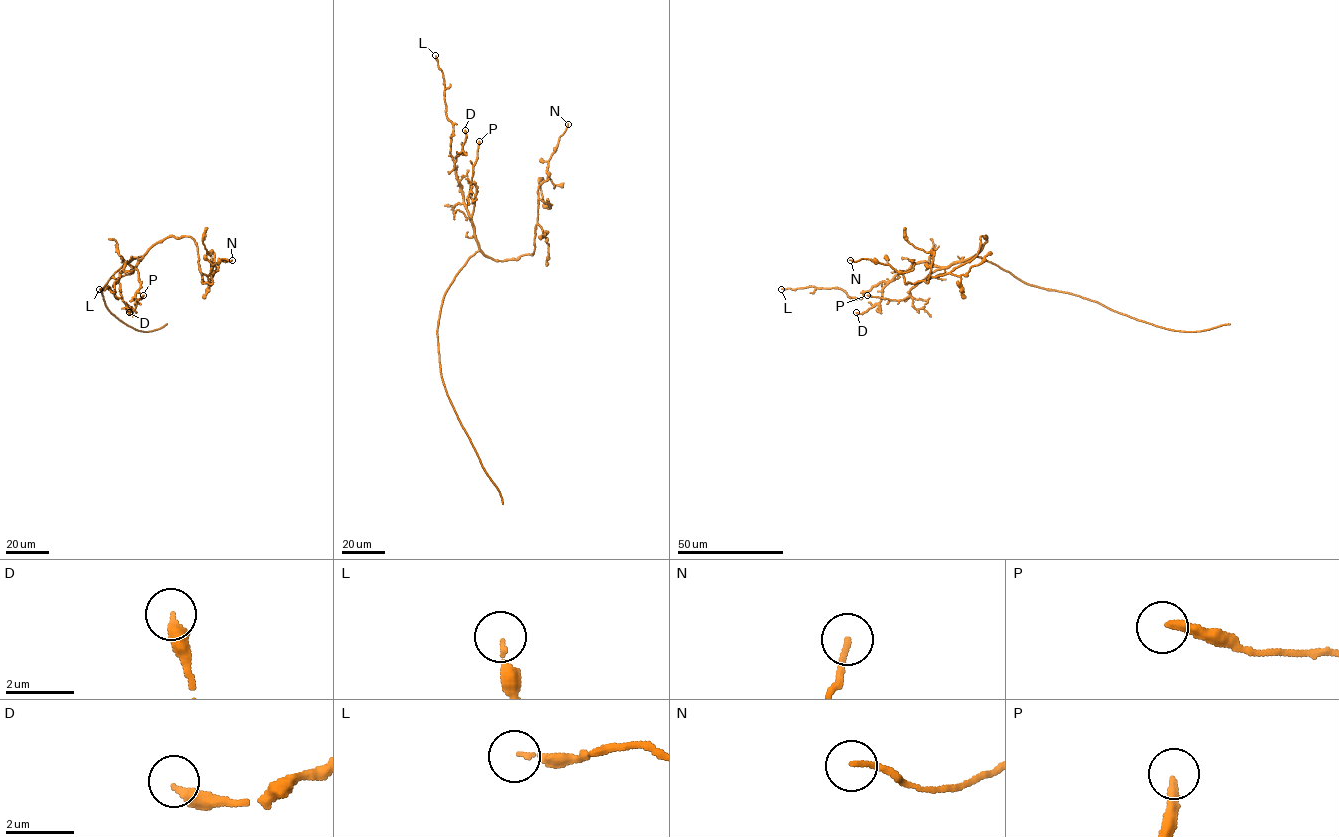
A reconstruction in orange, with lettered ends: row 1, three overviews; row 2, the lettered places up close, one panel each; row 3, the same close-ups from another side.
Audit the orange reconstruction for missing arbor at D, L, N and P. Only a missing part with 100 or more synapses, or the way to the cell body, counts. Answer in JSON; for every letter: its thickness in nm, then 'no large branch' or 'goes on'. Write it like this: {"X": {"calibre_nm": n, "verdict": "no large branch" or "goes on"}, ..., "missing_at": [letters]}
{"D": {"calibre_nm": 320, "verdict": "no large branch"}, "L": {"calibre_nm": 140, "verdict": "no large branch"}, "N": {"calibre_nm": 150, "verdict": "no large branch"}, "P": {"calibre_nm": 280, "verdict": "no large branch"}, "missing_at": []}

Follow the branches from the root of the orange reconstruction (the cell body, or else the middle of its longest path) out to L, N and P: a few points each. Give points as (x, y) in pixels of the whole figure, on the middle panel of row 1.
L: (458, 271), (478, 251), (479, 246), (450, 154), (453, 126), (446, 114), (443, 75), (435, 55)
N: (458, 271), (479, 250), (498, 261), (533, 253), (538, 189), (548, 179), (548, 160), (568, 124)
P: (458, 271), (479, 249), (471, 222), (476, 187), (471, 182), (479, 141)

